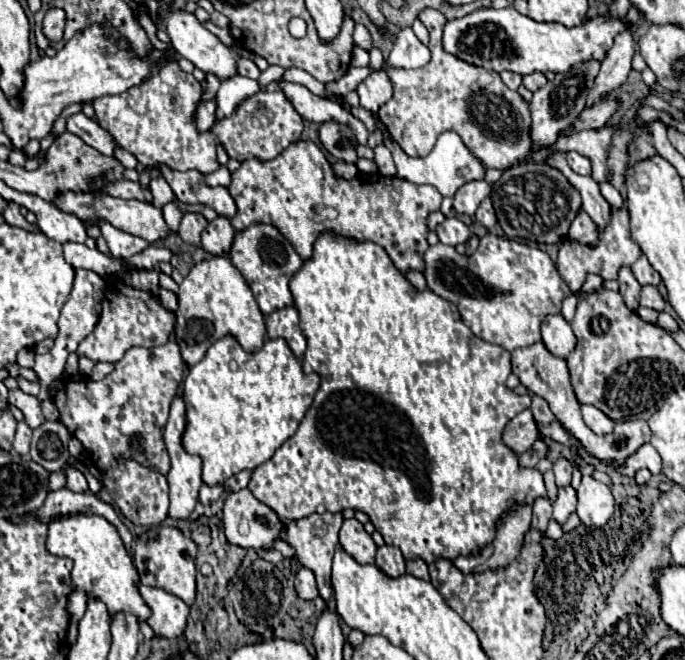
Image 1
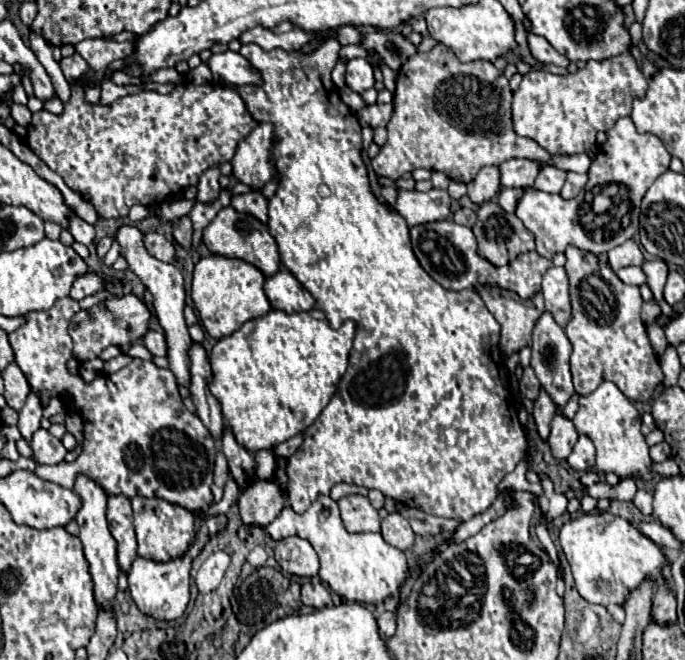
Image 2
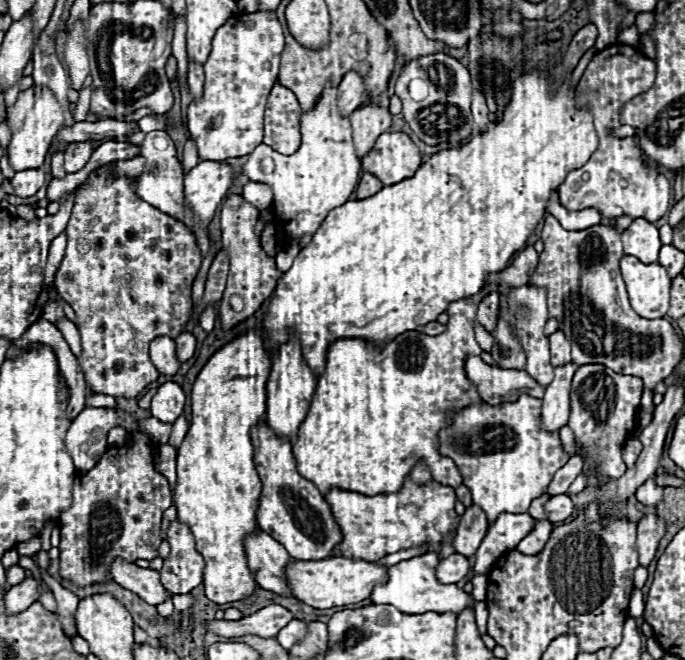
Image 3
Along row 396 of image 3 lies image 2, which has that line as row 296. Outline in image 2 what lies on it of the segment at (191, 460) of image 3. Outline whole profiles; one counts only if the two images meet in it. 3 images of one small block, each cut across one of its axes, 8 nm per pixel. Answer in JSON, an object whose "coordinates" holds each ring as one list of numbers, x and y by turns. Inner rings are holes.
{"coordinates":[[206,256,194,268,192,300,196,302,202,328,216,340,230,336,250,318,260,318,270,312,270,302,264,294,264,274,252,264,236,258]]}

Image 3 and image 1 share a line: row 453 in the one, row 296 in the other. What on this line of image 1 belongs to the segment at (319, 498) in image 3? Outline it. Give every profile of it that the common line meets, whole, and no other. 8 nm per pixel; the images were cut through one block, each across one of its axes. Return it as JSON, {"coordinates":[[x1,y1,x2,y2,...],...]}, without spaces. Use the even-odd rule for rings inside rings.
{"coordinates":[[252,224,242,232,236,232,232,250,230,250,230,262,240,270,244,280,248,282,250,290,254,292,254,298,264,314,270,314,278,308,290,306,292,294,288,288,288,282,292,274,302,266,302,258,296,254,292,244,270,224]]}

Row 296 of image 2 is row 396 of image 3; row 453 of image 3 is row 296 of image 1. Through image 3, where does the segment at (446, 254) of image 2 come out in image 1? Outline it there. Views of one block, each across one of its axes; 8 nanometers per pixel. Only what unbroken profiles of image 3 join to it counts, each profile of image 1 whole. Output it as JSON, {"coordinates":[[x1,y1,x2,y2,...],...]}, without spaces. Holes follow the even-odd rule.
{"coordinates":[[486,234,480,238,480,246,472,256,458,254,452,246,446,244,434,244,424,254,424,278,428,288,438,294,440,298,456,304,460,308,464,324,482,340,488,340,492,344,498,344,506,350,514,350,520,346,530,346,540,340,540,324,546,314,558,312,562,306,562,300,570,294,570,288,566,282,558,276,554,262,544,250,522,246,516,240,502,238,496,234]]}

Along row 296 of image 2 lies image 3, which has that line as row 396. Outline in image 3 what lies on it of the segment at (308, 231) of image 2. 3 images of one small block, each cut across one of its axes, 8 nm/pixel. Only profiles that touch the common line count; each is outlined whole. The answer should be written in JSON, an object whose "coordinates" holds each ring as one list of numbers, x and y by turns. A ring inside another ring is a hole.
{"coordinates":[[474,296,456,300,448,308,450,320,446,324,446,332,438,336,426,336,422,332,410,330,396,336,380,352,376,352,370,342,358,338,344,338,330,344,326,356,326,372,318,378,308,416,300,424,298,438,292,446,294,458,298,462,298,472,306,480,314,482,322,494,330,492,330,488,340,488,376,496,398,492,398,488,402,488,404,480,410,476,412,468,424,460,436,482,452,488,462,486,464,480,458,466,438,452,438,432,452,424,452,418,448,416,450,410,482,404,476,384,466,376,464,370,468,356,482,354,482,348,474,336,476,310,478,302,474,302]]}

